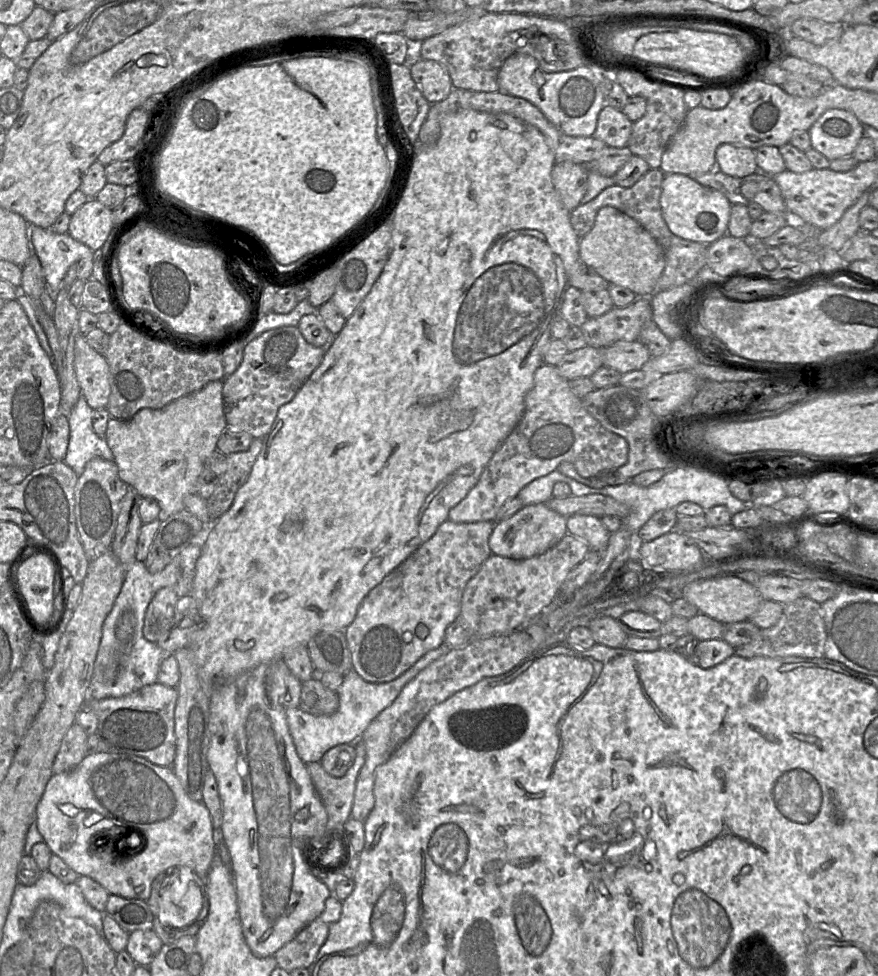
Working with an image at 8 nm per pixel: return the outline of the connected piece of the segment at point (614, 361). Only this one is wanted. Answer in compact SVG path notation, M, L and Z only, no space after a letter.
M638 340L616 343L601 349L603 366L612 368L620 374L640 370L651 358L645 345Z

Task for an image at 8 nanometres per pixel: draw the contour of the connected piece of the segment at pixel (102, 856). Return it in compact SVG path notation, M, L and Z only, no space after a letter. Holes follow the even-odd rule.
M92 753L88 754L74 769L69 772L53 774L36 807L37 827L43 836L44 842L49 846L52 854L59 856L79 876L88 876L102 885L109 894L119 895L123 898L141 899L147 901L151 894L153 880L162 872L170 868L186 867L192 870L204 883L216 854L216 845L213 839L213 826L209 811L203 802L193 801L184 791L180 781L171 767L162 767L150 761L132 754L123 753ZM125 826L128 829L136 829L135 839L121 836Z

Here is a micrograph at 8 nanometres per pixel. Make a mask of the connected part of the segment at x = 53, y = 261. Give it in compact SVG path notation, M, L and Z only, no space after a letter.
M35 225L30 227L30 237L34 253L43 269L46 289L55 301L68 268L84 257L95 259L95 252L68 233L57 234L51 229Z

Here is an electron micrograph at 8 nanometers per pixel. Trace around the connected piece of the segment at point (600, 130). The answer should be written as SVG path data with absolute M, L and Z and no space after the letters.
M604 105L601 109L596 130L593 134L607 146L626 147L629 141L633 122L620 110Z

